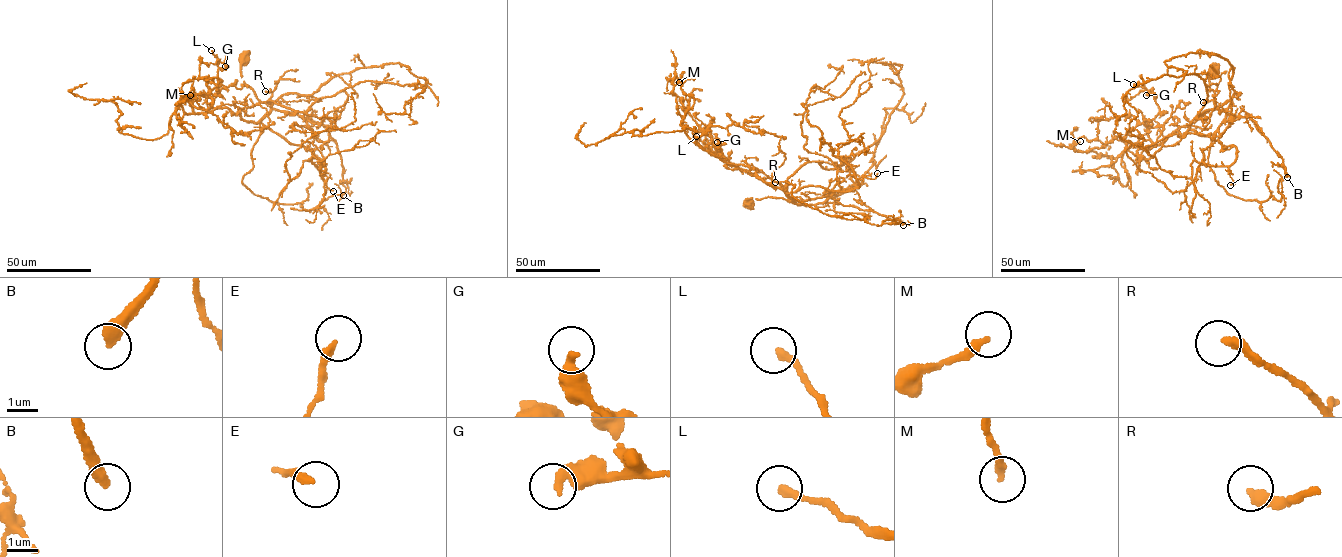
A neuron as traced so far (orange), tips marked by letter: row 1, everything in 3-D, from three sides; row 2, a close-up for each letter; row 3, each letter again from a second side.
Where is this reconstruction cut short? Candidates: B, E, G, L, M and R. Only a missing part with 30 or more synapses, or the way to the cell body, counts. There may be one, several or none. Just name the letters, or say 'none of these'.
R

